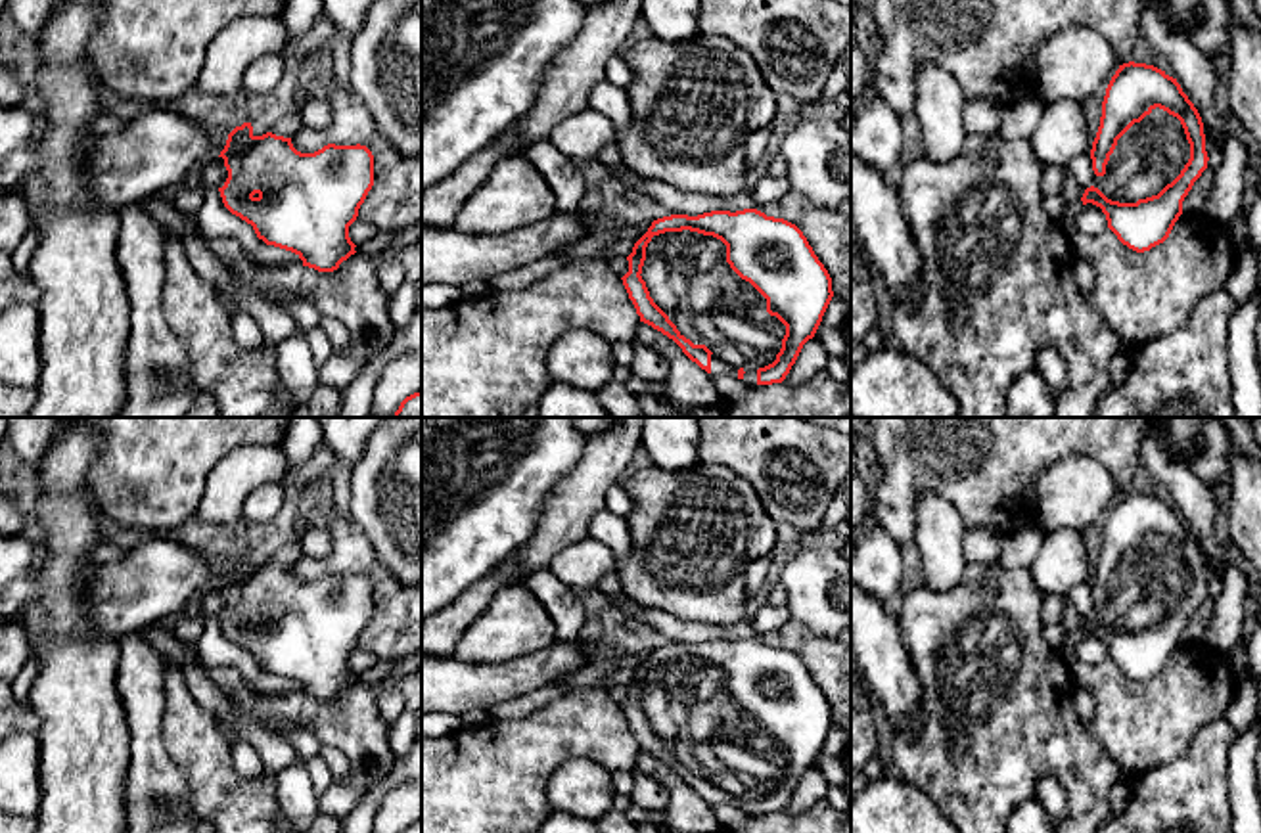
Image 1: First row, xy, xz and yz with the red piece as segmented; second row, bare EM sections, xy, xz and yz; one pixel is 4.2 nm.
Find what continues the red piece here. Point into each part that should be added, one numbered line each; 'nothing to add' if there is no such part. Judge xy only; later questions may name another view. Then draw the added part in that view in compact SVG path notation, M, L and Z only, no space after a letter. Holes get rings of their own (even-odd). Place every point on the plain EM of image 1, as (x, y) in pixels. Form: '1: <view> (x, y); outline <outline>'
nothing to add

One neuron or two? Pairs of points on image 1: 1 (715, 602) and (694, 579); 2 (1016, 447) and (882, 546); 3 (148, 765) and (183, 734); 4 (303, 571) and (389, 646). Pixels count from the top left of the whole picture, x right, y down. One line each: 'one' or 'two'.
1: one
2: two
3: two
4: one

